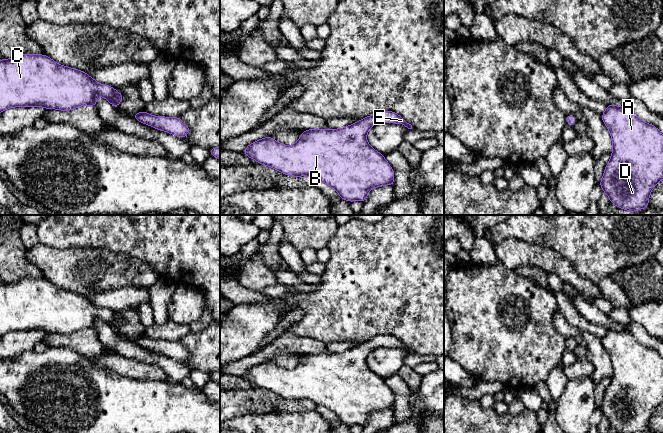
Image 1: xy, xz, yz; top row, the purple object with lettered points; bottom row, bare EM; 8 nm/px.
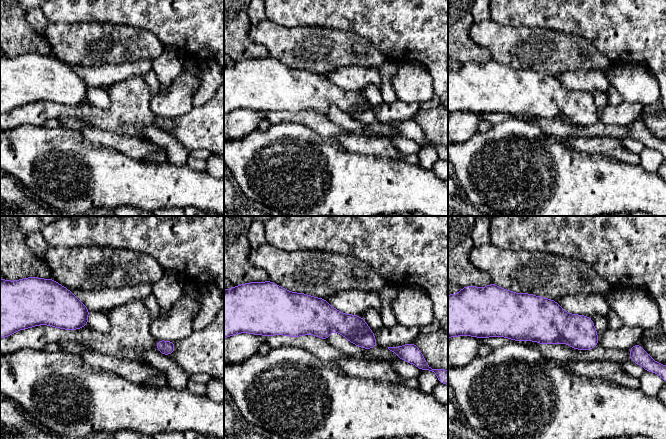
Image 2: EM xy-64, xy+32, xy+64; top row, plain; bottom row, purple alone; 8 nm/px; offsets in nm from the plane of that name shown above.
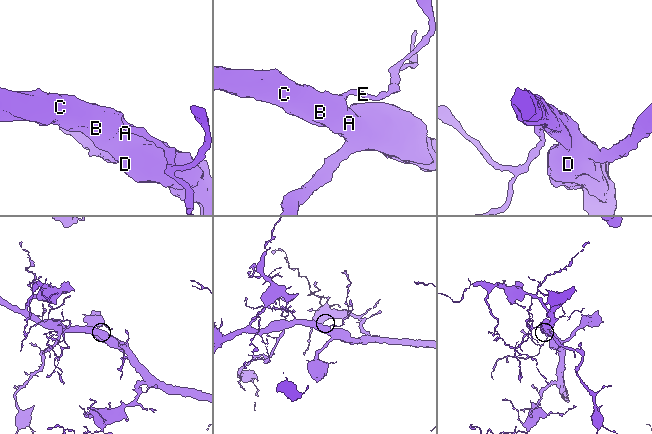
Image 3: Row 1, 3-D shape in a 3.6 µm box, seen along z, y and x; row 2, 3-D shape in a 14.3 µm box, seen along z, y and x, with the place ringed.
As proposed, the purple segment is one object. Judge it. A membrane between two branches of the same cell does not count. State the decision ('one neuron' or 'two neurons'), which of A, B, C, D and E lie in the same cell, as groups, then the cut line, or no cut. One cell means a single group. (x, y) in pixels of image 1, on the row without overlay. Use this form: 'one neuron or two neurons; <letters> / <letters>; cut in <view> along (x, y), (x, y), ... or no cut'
one neuron; A B C D E; no cut

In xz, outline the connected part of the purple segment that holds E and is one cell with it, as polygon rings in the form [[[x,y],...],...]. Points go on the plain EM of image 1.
[[[377,335],[345,352],[304,354],[302,360],[291,370],[280,368],[267,360],[248,369],[243,378],[284,399],[309,400],[317,406],[324,406],[335,413],[345,425],[365,426],[370,413],[383,409],[394,411],[392,391],[384,379],[373,373],[366,363],[367,356],[376,347],[398,347],[412,353],[412,349],[395,336]]]

